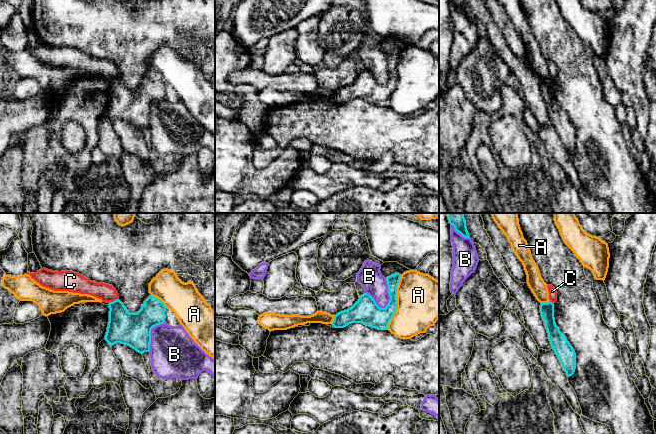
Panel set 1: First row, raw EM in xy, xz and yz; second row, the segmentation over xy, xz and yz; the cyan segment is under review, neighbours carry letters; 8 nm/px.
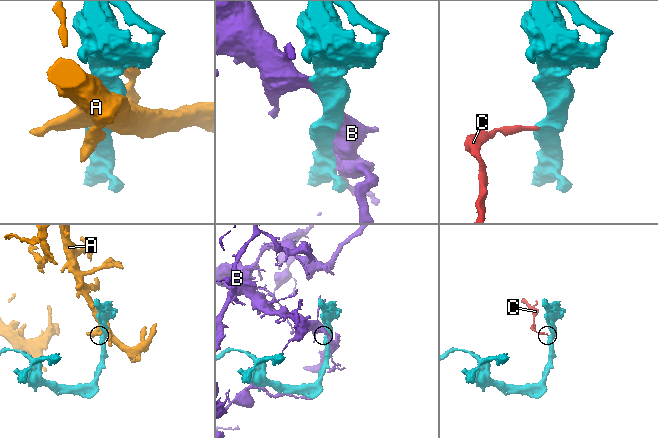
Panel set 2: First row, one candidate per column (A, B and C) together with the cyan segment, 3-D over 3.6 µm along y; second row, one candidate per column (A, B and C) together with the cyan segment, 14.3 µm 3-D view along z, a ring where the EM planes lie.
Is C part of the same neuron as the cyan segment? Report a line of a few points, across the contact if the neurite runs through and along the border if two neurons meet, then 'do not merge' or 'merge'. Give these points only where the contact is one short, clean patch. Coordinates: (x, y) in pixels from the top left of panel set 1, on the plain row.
xy (118, 74), (109, 79) | do not merge

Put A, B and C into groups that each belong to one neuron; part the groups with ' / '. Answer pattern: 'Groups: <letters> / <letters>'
Groups: A / B / C

